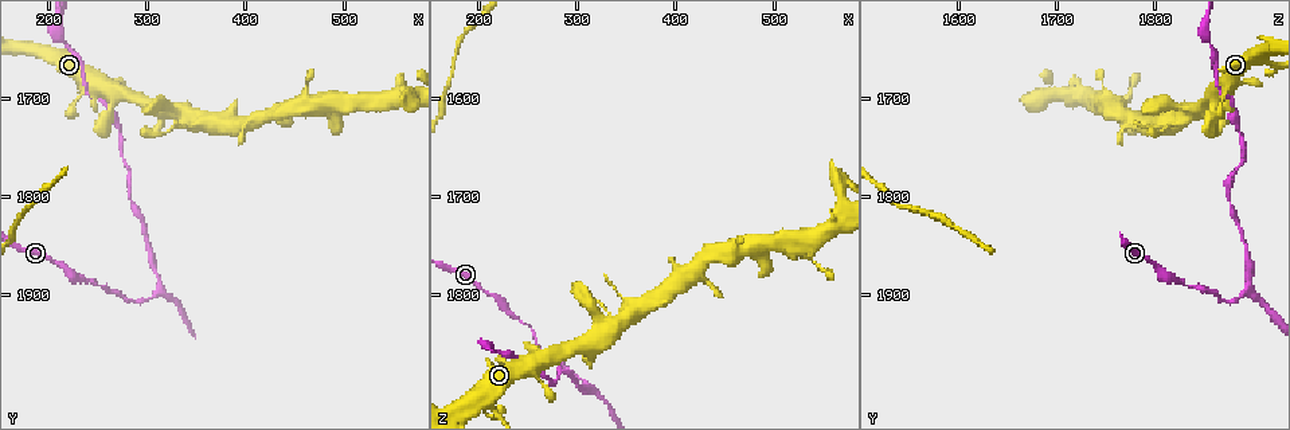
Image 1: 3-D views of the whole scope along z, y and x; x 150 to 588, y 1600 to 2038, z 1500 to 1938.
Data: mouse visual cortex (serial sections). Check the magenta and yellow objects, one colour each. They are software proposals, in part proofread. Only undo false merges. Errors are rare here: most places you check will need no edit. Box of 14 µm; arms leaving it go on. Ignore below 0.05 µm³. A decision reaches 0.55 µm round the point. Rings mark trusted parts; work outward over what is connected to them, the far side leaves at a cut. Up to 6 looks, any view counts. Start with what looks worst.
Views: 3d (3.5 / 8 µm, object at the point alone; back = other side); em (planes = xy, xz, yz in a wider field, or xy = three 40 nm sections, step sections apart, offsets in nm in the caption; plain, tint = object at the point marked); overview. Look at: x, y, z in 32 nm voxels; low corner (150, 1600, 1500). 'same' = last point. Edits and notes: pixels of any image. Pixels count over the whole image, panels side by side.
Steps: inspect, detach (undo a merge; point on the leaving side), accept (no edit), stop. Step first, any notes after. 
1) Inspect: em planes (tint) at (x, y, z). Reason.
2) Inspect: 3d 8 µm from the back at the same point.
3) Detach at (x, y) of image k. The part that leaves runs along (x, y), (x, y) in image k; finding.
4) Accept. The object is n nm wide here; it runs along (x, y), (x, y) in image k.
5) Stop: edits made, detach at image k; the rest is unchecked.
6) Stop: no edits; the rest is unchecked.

Inspect: 3d 8 µm at (310, 1895, 1895). Three-way junction.

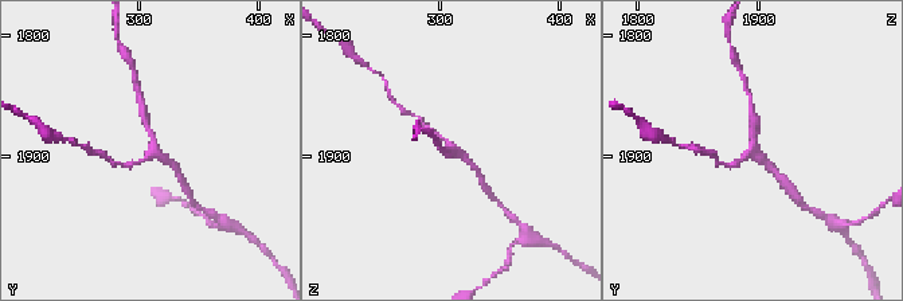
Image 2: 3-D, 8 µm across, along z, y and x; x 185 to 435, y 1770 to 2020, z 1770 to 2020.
Inspect: 3d 3.5 µm from the back at (312, 1892, 1896). Zoom in.

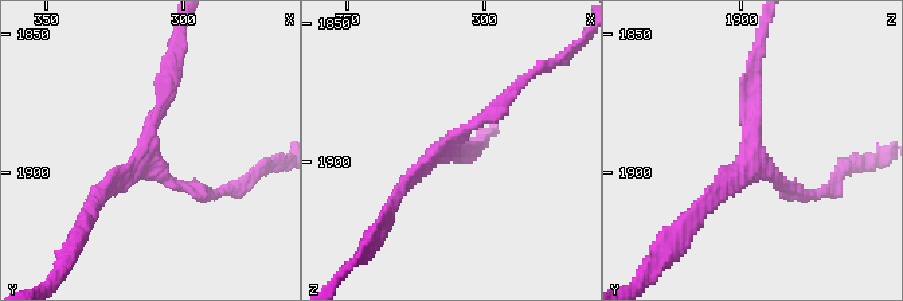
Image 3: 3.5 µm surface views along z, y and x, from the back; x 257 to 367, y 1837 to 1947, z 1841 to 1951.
Inspect: em xy step 2 (tint) at (313, 1893, 1893). 3 arms meet here; the arms are 200, 200, 200 nm wide; shape alone is not enough.

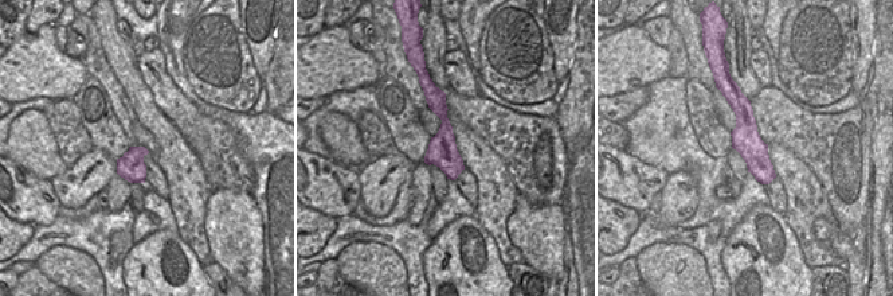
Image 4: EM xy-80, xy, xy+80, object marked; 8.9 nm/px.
Accept. It runs along (736, 90), (745, 140), (766, 180) in image 4; continuous, no second cell.

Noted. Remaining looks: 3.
Inspect: 3d 3.5 µm at (215, 1665, 1910).

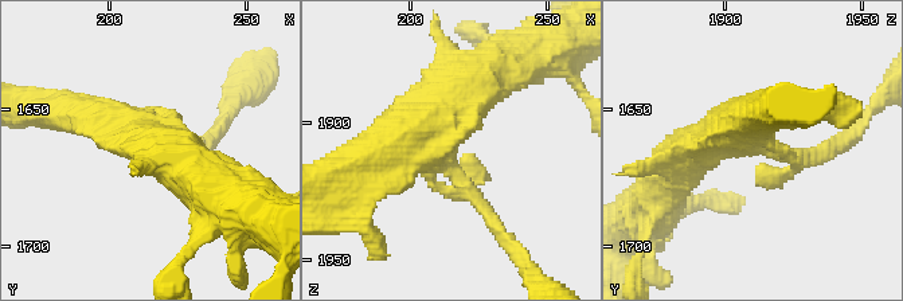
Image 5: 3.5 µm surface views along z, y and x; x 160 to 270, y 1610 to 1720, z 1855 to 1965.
Inspect: em xy step 1 (tint) at (214, 1664, 1913).

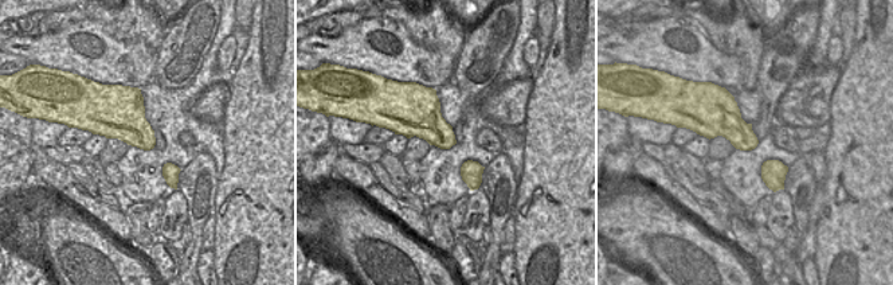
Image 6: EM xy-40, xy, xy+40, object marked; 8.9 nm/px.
Accept. The object is 300 nm wide here; it runs along (695, 147), (723, 131), (792, 155), (763, 171) in image 5; all the same cell.

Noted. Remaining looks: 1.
Stop: no edits; the rest is unchecked.

